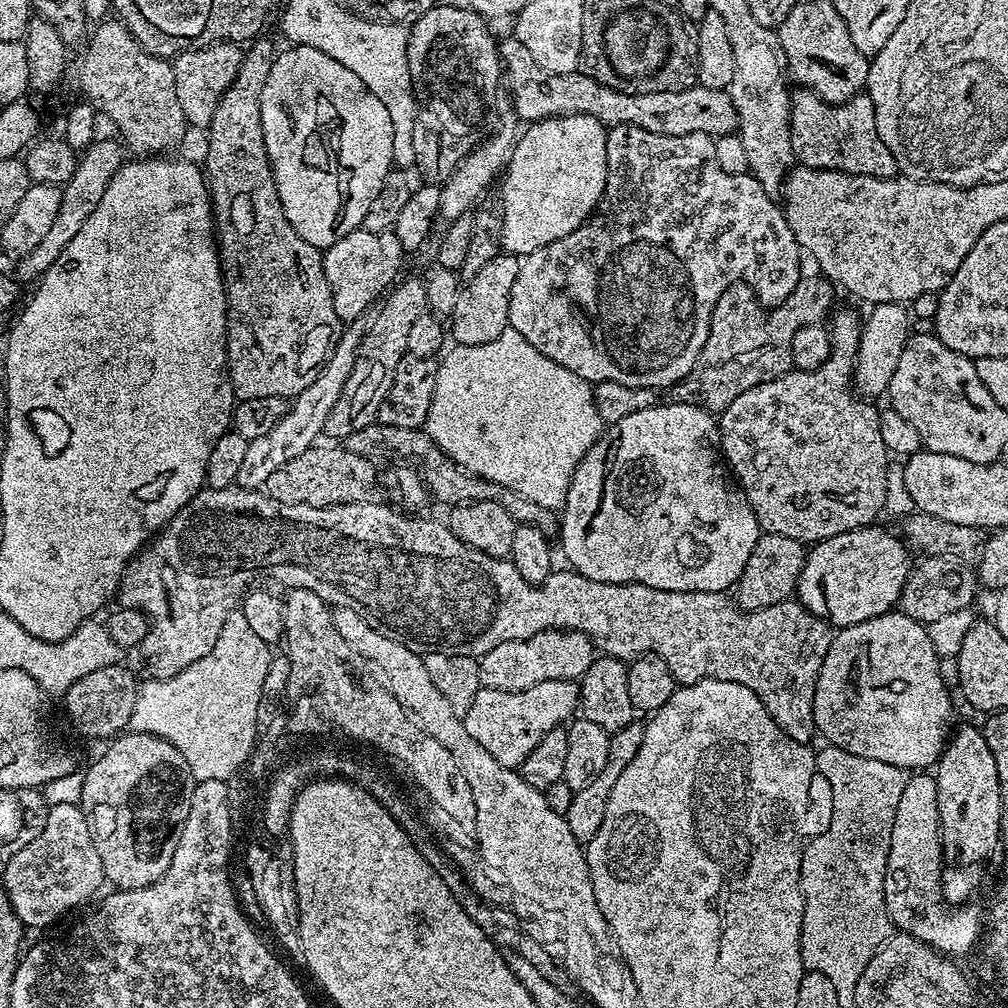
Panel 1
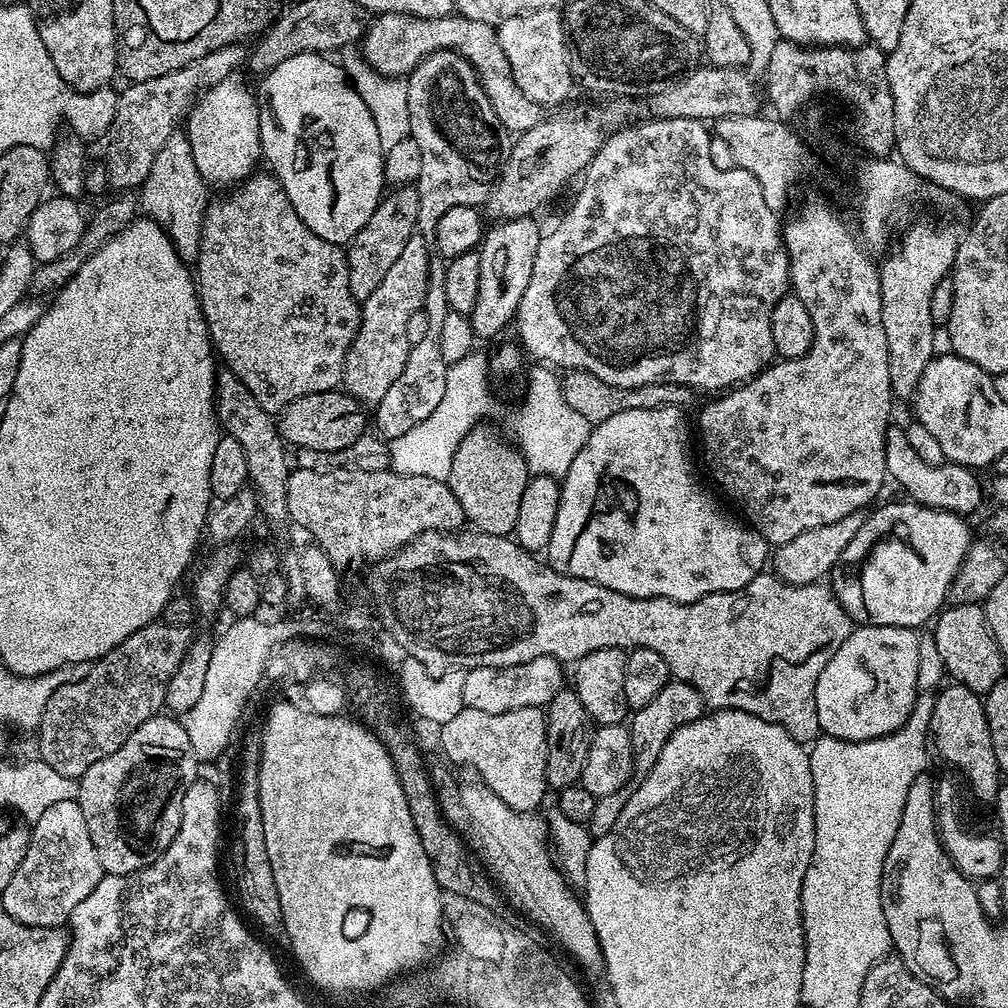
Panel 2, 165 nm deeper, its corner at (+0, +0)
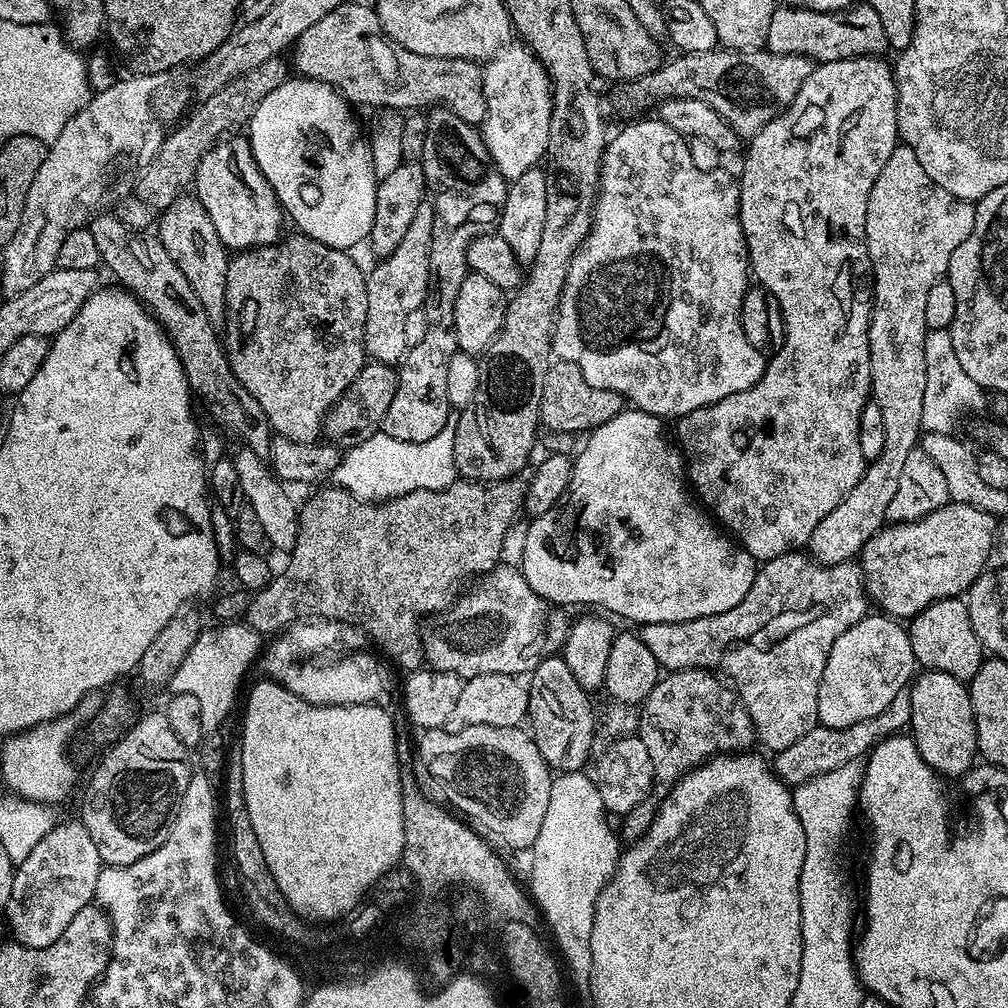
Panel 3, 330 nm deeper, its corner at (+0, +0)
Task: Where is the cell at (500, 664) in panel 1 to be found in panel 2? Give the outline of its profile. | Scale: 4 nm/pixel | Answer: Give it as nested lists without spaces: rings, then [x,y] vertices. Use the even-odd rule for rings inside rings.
[[[553,656],[534,658],[518,666],[478,666],[465,674],[464,707],[486,710],[486,714],[506,714],[506,710],[522,710],[526,706],[544,708],[565,687],[565,665]]]

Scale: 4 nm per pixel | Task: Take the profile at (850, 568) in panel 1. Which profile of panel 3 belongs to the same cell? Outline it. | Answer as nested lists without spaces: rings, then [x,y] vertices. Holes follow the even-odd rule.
[[[953,502],[917,520],[889,523],[868,539],[858,557],[869,601],[893,618],[911,618],[934,602],[963,597],[989,567],[997,523],[989,513]]]

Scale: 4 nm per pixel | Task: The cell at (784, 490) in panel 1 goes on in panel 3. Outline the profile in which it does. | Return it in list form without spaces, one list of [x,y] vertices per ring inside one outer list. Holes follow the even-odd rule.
[[[855,56],[845,60],[817,63],[810,78],[802,82],[802,90],[798,90],[791,106],[782,115],[766,122],[766,126],[762,126],[762,130],[758,130],[758,134],[751,137],[749,144],[752,145],[744,156],[744,169],[741,170],[740,176],[738,172],[740,221],[744,241],[748,247],[750,272],[759,287],[770,290],[770,294],[778,298],[784,319],[784,341],[780,349],[771,353],[764,376],[759,382],[750,386],[750,390],[730,394],[730,398],[722,398],[710,406],[679,417],[675,421],[675,439],[686,461],[686,476],[695,495],[702,501],[703,507],[735,537],[740,547],[747,550],[757,562],[803,549],[810,534],[814,534],[814,526],[818,526],[818,522],[822,522],[822,518],[826,518],[826,514],[837,508],[842,498],[846,498],[846,494],[850,494],[850,490],[858,486],[858,478],[862,478],[866,467],[862,445],[858,442],[862,410],[872,394],[868,327],[872,317],[873,295],[872,263],[866,246],[866,202],[870,198],[870,190],[874,190],[874,178],[878,178],[878,173],[882,166],[886,166],[890,154],[894,154],[898,143],[896,74],[893,65],[889,61],[887,64],[886,61],[887,59],[879,56]]]

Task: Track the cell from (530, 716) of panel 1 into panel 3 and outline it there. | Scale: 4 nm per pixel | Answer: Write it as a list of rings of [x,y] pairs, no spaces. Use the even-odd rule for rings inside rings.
[[[466,726],[466,730],[457,732],[447,727],[425,728],[419,733],[418,743],[414,748],[414,760],[426,781],[427,791],[437,801],[463,814],[481,829],[489,828],[502,843],[509,844],[512,848],[531,849],[542,827],[546,806],[549,805],[554,776],[542,758],[538,746],[523,727]]]

